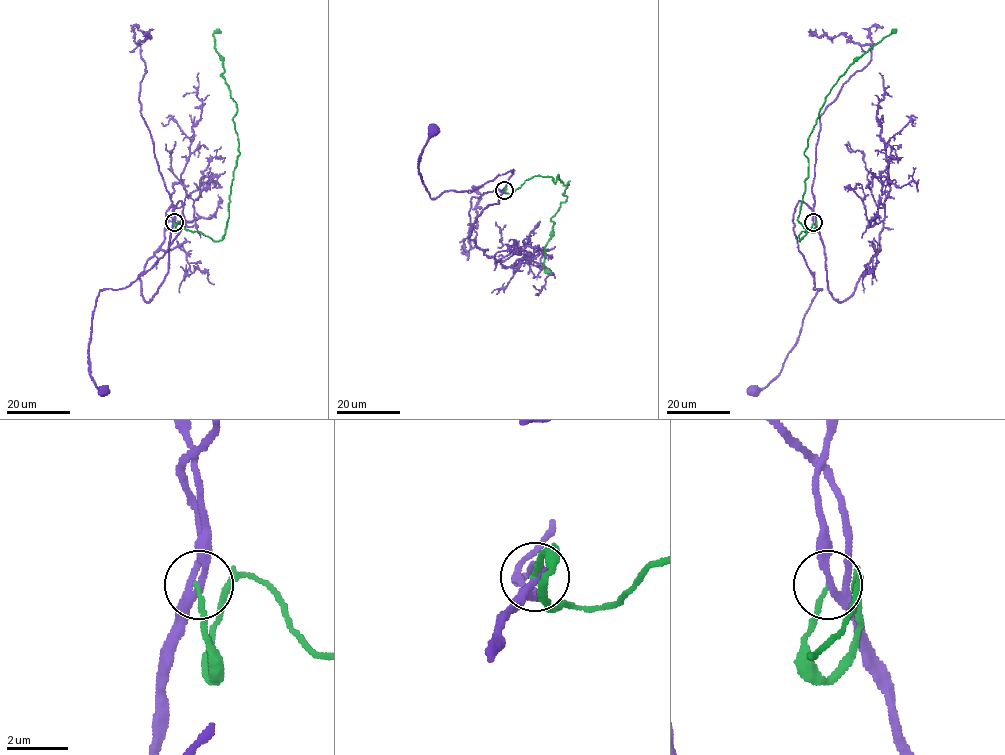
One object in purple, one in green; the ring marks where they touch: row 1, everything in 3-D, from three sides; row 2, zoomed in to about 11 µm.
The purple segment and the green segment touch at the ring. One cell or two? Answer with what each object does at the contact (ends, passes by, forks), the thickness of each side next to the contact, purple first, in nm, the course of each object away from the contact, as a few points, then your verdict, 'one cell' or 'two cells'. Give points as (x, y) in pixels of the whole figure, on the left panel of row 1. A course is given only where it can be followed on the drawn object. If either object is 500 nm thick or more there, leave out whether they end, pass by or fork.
purple forks | green ends | 220/150 nm | purple via (174, 222), (179, 201), (183, 220), (167, 251), (128, 286), (100, 290), (96, 299), (89, 372), (103, 390) | green via (174, 222), (175, 232), (179, 221), (221, 241), (228, 220), (240, 152), (237, 105), (214, 48), (221, 31) | two cells

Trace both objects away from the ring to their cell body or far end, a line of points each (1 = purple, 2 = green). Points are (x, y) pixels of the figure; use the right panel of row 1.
1: (813, 222), (812, 210), (798, 202), (794, 233), (813, 273), (813, 288), (821, 289), (781, 372), (752, 390)
2: (813, 222), (814, 232), (817, 221), (799, 241), (806, 233), (797, 220), (809, 135), (841, 75), (895, 31)

